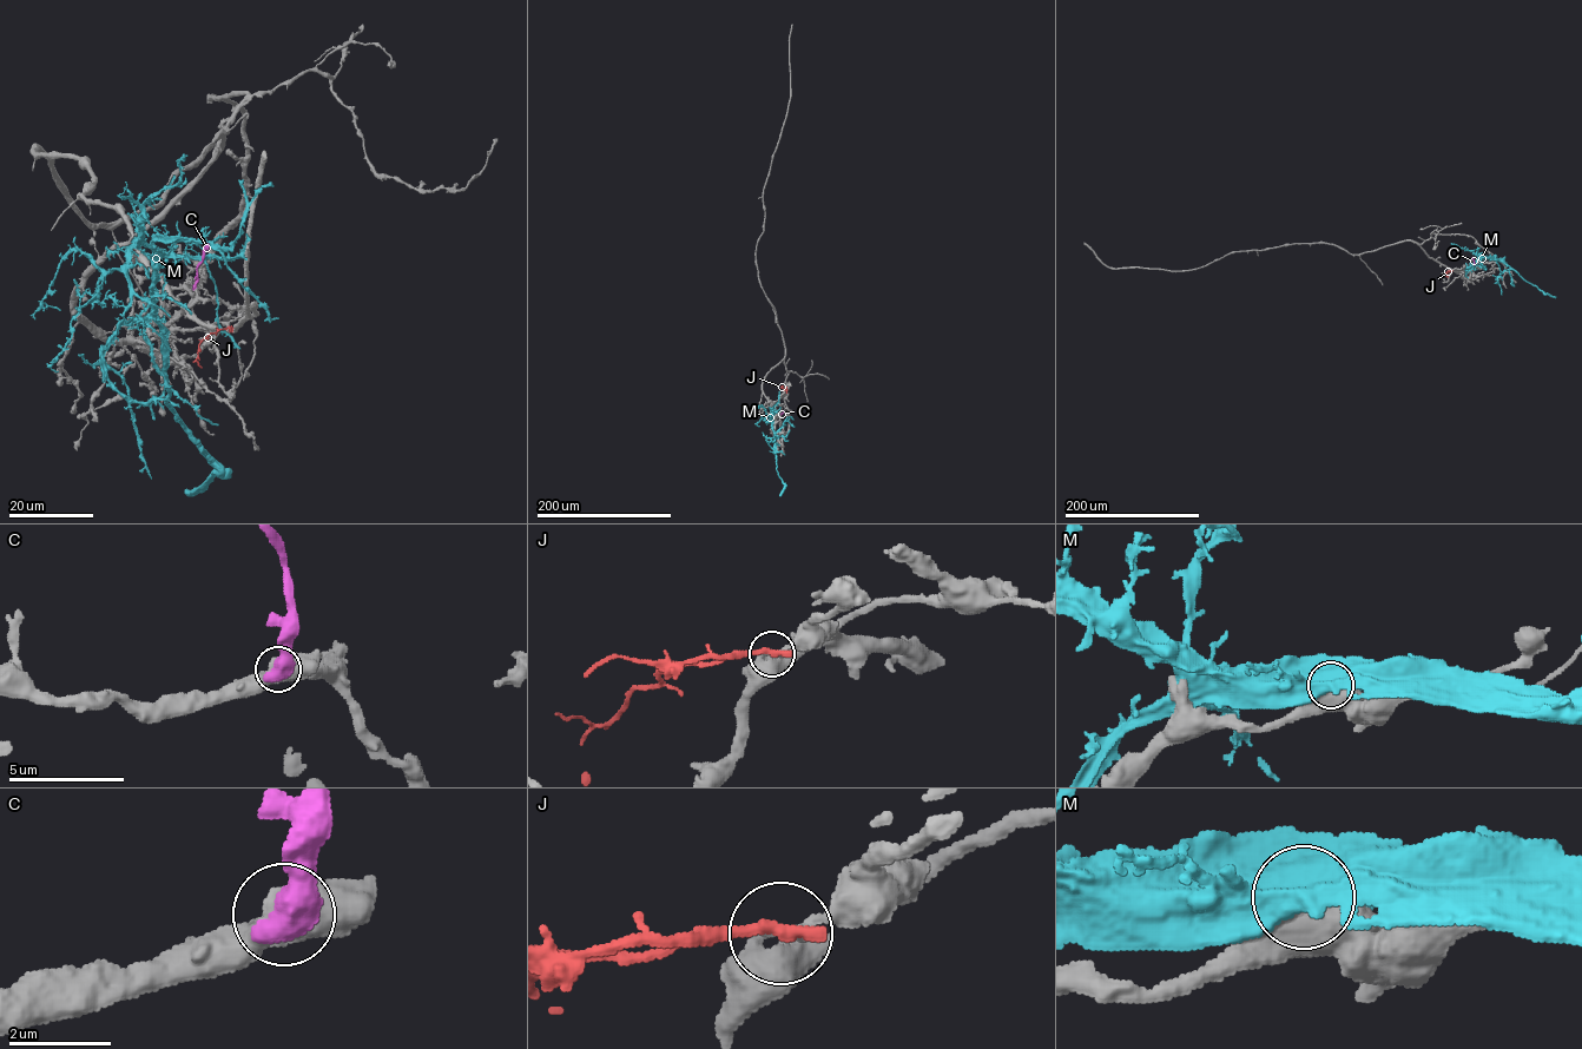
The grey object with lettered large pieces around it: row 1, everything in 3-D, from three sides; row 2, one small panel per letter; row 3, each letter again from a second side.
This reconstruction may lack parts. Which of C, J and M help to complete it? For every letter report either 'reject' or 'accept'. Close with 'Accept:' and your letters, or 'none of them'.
C: accept
J: reject
M: reject
Accept: C

